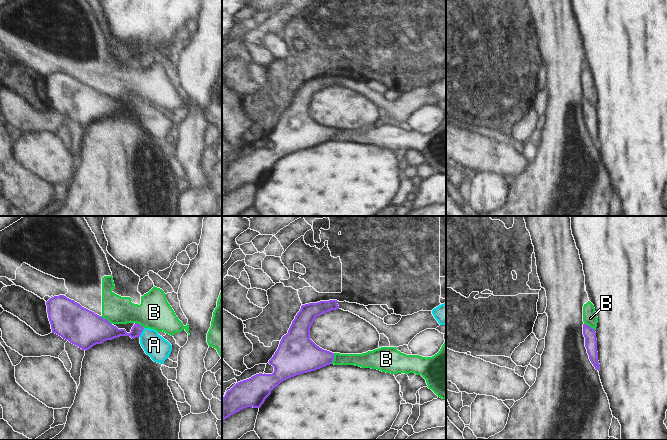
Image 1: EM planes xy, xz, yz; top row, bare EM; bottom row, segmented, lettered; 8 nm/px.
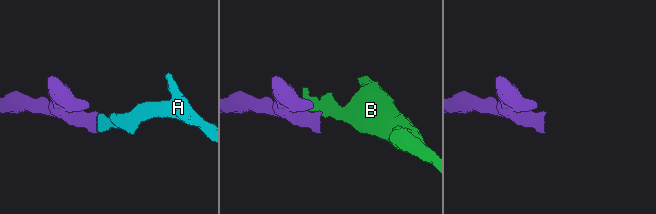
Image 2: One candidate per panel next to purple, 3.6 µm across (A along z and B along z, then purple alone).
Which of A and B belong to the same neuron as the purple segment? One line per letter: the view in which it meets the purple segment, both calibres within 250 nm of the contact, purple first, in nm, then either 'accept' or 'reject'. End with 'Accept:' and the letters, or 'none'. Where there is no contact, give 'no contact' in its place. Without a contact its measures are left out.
A: xy | 120/190 nm | accept
B: xy | 300/220 nm | reject
Accept: A

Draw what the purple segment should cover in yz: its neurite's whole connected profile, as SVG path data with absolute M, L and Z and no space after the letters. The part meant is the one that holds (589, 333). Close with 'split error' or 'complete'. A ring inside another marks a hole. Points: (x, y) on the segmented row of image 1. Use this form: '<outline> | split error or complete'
M583 324L583 335L585 337L585 347L587 349L589 359L595 369L599 370L600 364L598 361L596 332L590 326Z | complete

